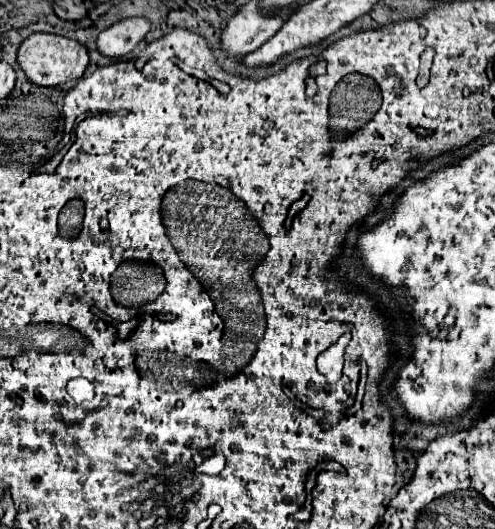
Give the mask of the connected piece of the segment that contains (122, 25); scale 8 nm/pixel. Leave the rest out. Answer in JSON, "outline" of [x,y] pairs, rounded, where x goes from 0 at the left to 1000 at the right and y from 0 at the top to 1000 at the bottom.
{"outline":[[[289,32],[240,40],[228,51],[200,62],[196,96],[208,108],[244,112],[257,100],[265,100],[277,81],[285,81],[293,74],[301,51],[305,51],[305,43],[297,36],[289,36]]]}

